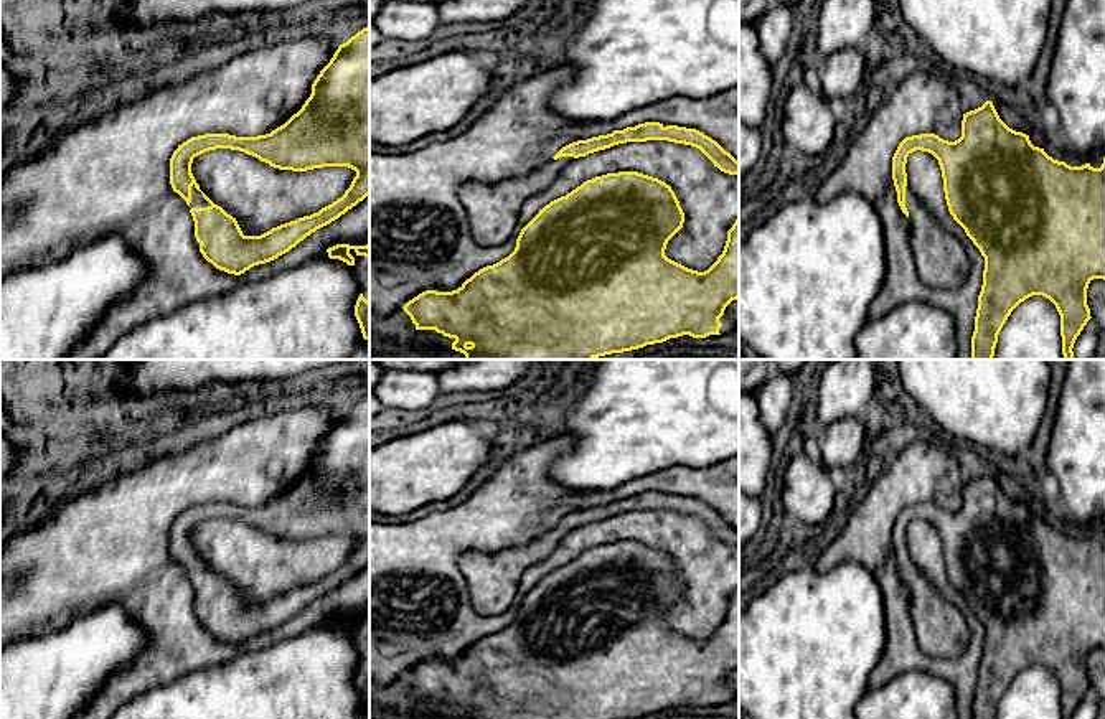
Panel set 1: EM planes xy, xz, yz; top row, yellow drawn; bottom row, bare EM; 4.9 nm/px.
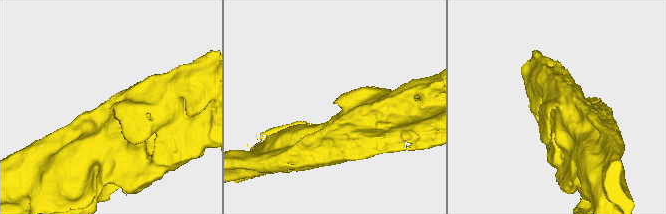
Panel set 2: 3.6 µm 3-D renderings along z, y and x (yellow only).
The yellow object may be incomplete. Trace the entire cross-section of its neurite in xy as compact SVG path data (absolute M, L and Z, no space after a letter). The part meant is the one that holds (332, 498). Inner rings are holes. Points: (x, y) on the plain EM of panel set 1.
M369 396L340 414L312 453L312 463L284 495L257 506L205 503L191 506L170 528L170 554L188 574L195 590L196 615L216 638L241 645L254 635L289 622L317 599L338 589L369 564ZM216 518L239 519L279 539L307 541L323 536L348 536L356 541L341 567L318 582L272 597L261 605L244 605L236 587L214 574L191 543L193 528Z

